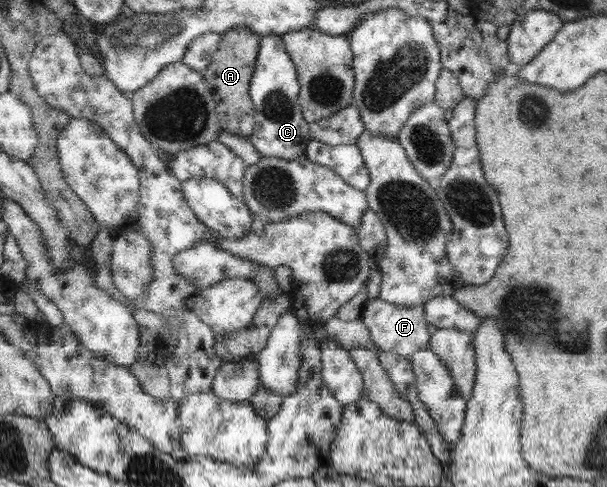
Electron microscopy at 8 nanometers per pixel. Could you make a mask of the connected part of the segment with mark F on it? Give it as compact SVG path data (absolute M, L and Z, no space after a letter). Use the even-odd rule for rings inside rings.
M380 296L365 301L360 317L370 329L370 334L377 350L384 350L404 356L410 360L414 352L426 349L431 339L430 326L425 317L425 305L403 307L386 302Z

